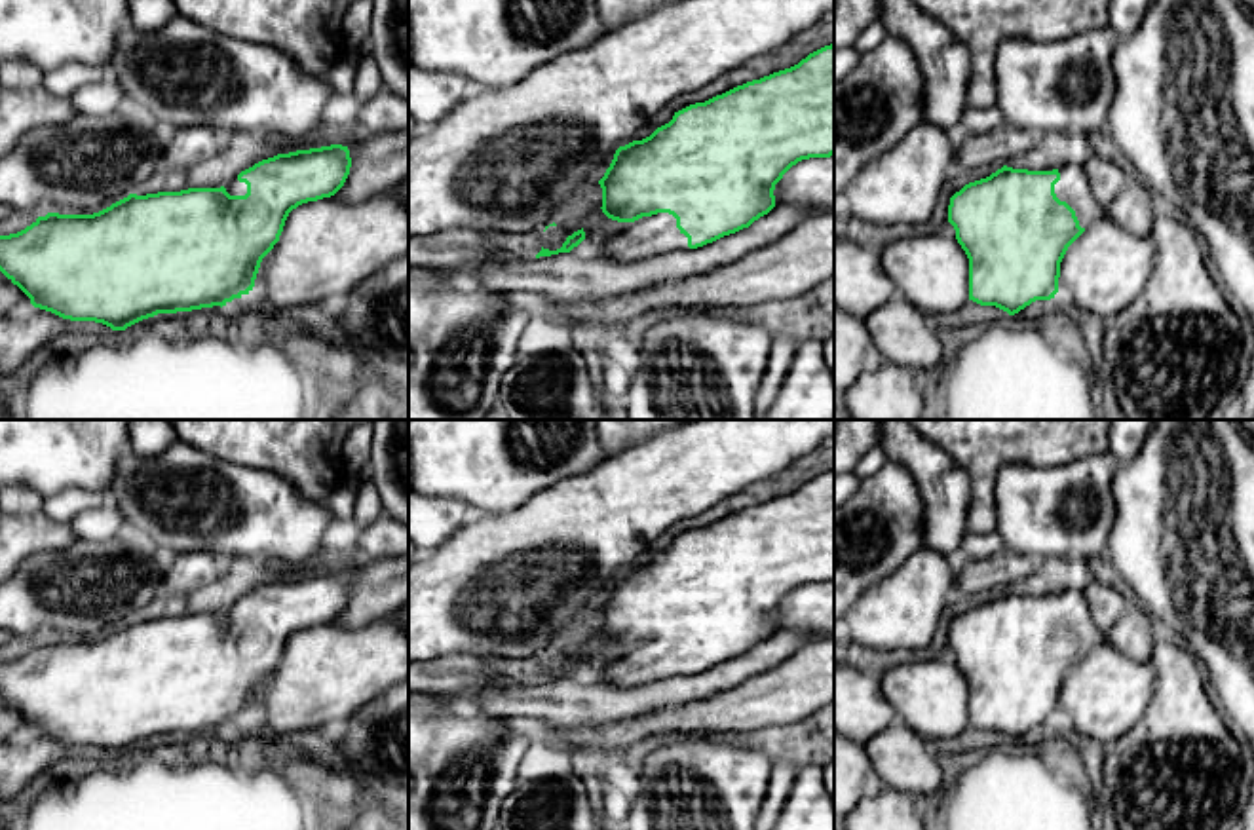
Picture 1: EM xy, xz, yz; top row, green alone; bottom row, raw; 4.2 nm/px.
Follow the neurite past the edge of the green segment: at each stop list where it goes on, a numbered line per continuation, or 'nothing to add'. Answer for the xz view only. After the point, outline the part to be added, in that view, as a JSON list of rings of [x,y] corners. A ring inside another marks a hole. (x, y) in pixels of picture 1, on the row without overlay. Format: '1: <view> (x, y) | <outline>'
1: xz (658, 660) | [[[657,638],[631,648],[595,680],[610,682],[619,688],[635,688],[688,674],[688,663],[676,653],[676,644],[669,638]]]

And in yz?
1: yz (1074, 614) | [[[1064,591],[1058,593],[1060,606],[1054,610],[1054,619],[1060,627],[1066,627],[1079,646],[1081,653],[1087,653],[1096,644],[1100,644],[1106,636],[1100,634],[1091,608],[1087,604],[1087,596],[1083,591]]]

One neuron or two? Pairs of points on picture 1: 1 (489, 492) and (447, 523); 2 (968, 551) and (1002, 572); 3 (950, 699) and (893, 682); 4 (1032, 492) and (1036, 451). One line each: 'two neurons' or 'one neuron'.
1: two neurons
2: two neurons
3: one neuron
4: two neurons

